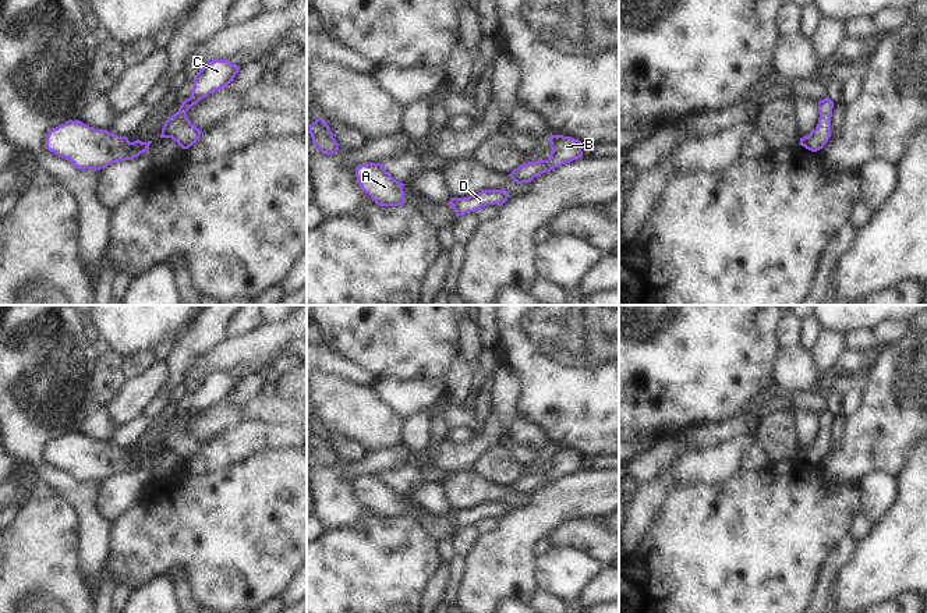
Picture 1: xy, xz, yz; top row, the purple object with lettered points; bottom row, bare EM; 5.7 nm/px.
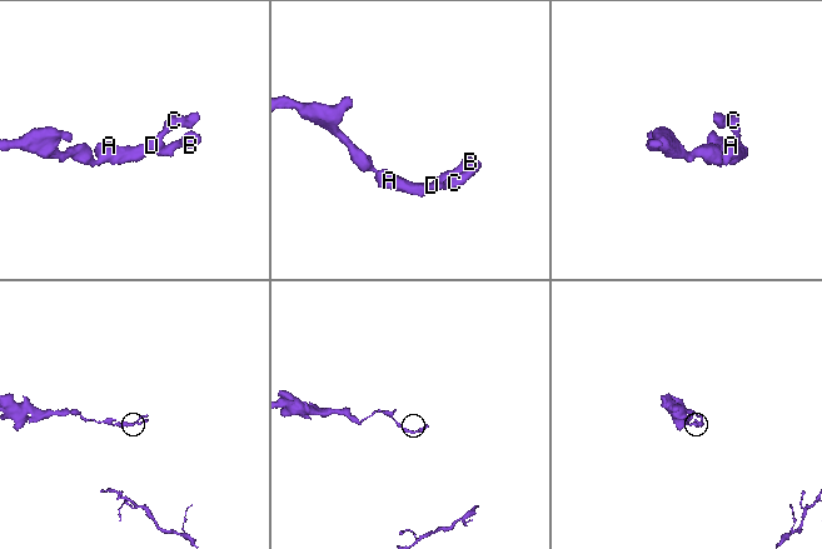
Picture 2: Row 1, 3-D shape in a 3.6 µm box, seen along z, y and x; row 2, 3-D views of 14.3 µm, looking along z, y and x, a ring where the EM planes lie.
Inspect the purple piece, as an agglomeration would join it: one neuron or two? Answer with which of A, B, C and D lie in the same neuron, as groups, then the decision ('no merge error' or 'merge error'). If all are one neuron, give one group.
groups A B C D; no merge error

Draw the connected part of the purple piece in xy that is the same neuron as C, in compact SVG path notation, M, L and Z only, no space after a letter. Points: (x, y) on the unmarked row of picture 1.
M217 371L206 375L192 393L194 400L190 410L181 414L178 424L166 432L160 450L171 450L183 461L192 458L202 443L191 436L187 424L209 405L226 400L238 382L240 378L229 372Z

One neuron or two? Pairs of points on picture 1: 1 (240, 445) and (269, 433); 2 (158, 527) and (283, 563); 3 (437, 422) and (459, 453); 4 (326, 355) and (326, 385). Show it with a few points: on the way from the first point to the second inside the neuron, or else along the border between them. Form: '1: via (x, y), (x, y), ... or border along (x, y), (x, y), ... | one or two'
1: via (247, 438), (262, 436) | one
2: via (188, 527), (215, 527), (237, 534), (253, 534) | one
3: border along (446, 439), (431, 453), (431, 466) | two
4: border along (321, 371), (350, 378), (357, 383) | two

